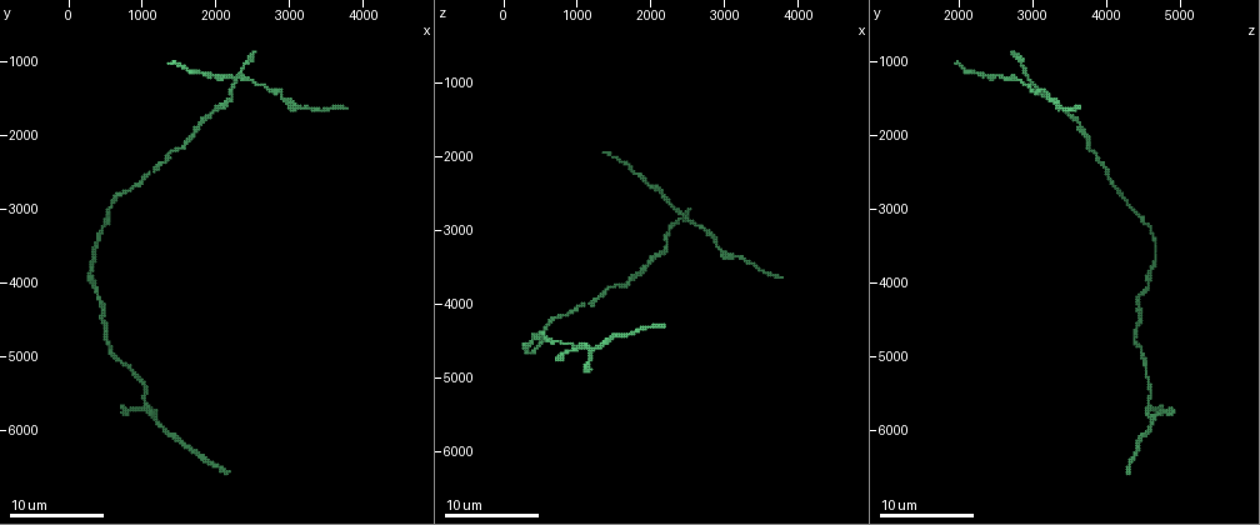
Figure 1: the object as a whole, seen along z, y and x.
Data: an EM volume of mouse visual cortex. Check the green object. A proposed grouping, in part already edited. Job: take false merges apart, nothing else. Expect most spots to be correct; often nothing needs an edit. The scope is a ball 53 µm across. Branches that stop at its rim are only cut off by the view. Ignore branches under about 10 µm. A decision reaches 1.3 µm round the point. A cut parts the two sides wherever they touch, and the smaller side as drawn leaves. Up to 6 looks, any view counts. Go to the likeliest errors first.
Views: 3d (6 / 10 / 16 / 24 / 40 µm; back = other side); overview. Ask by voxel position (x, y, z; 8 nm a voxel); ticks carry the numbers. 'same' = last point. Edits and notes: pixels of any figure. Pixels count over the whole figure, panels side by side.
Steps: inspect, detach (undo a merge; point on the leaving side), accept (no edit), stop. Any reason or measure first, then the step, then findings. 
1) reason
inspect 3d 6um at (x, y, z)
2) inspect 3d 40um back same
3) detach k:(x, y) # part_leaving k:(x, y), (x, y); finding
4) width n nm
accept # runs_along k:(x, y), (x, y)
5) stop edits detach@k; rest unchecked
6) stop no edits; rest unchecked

side arm on a straight run
inspect 3d 6um at (1050, 5600, 4550)

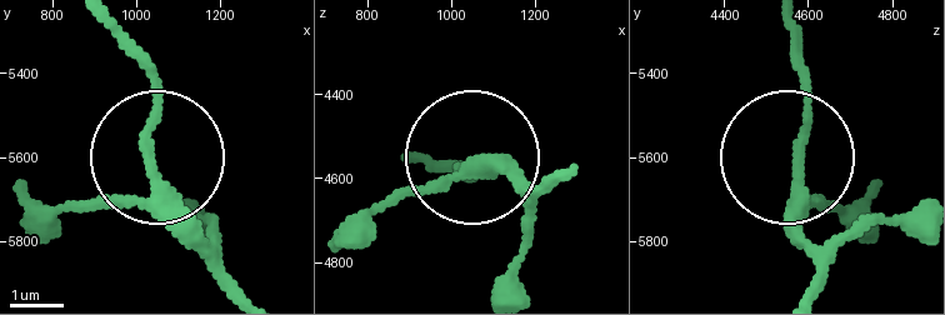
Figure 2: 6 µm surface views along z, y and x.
width 200 nm
accept # runs_along 2:(96, 24), (146, 78), (155, 198), (244, 293); continuous, no second cell

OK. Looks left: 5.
thick turns thin
inspect 3d 10um at (1600, 2100, 3750)

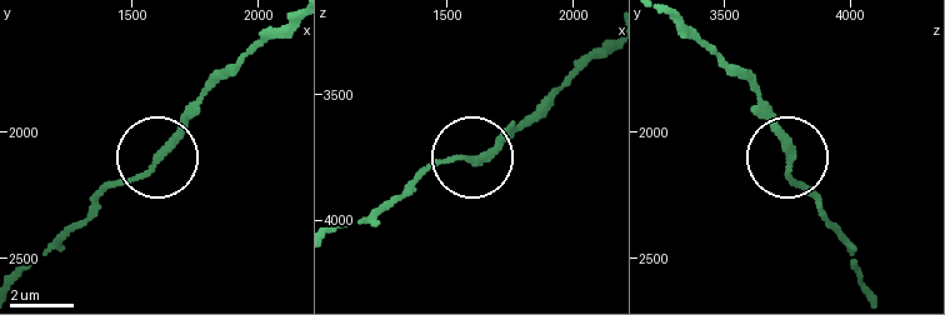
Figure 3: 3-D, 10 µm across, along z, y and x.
closer look
inspect 3d 6um at (1600, 2110, 3770)

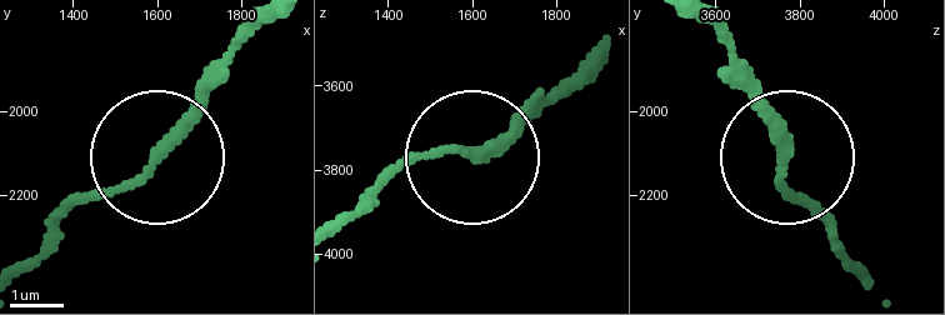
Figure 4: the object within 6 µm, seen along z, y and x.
accept # runs_along 4:(341, 226), (409, 163), (449, 150), (476, 159), (539, 96); one cell here

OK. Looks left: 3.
sudden change in width
inspect 3d 10um at (2200, 1500, 3250)

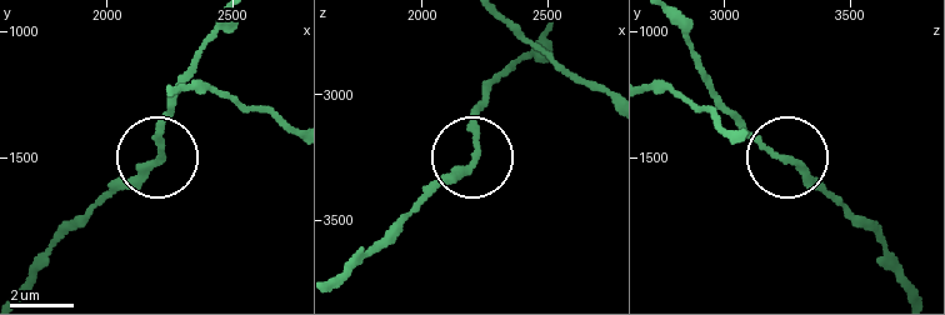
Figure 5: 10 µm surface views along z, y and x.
accept # runs_along 5:(339, 279), (460, 168), (476, 136), (485, 83); one cell here

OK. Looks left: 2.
stop no edits; rest unchecked

